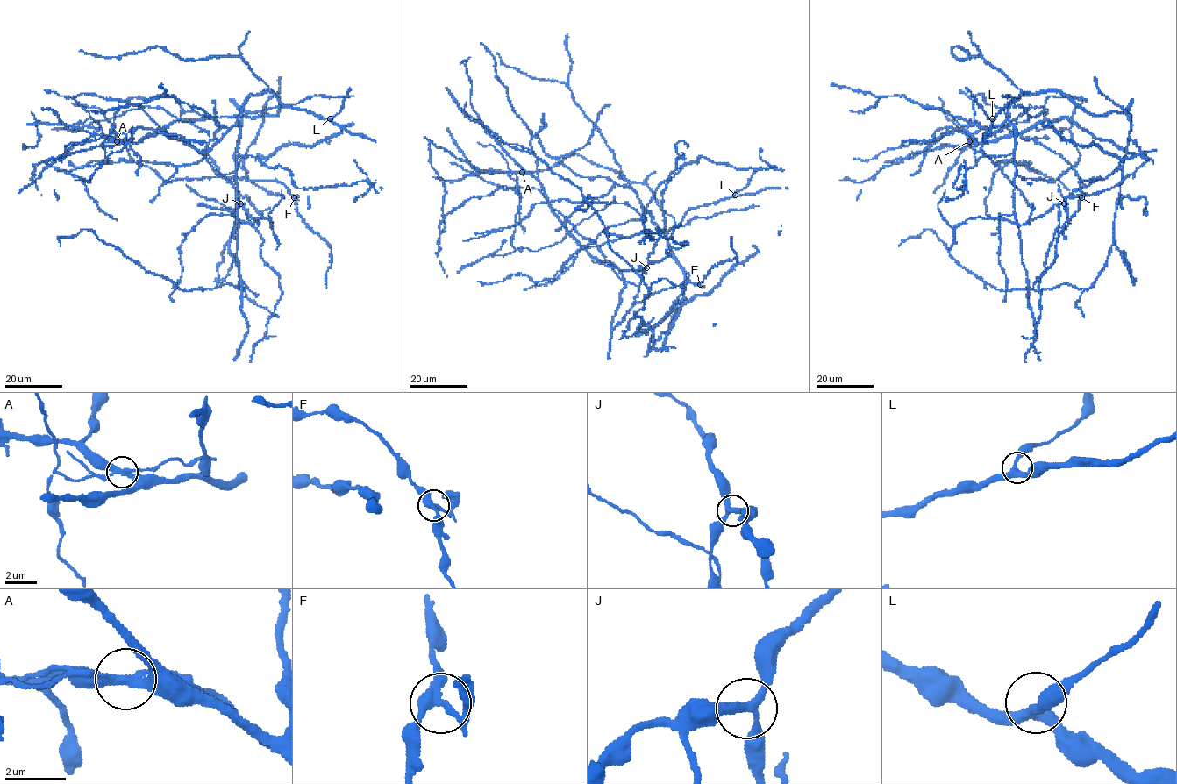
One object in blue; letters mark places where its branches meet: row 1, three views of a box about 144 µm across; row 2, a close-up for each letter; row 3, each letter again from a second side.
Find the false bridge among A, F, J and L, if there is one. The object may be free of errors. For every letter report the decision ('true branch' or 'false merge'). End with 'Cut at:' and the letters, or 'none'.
A: false merge
F: true branch
J: true branch
L: true branch
Cut at: A

